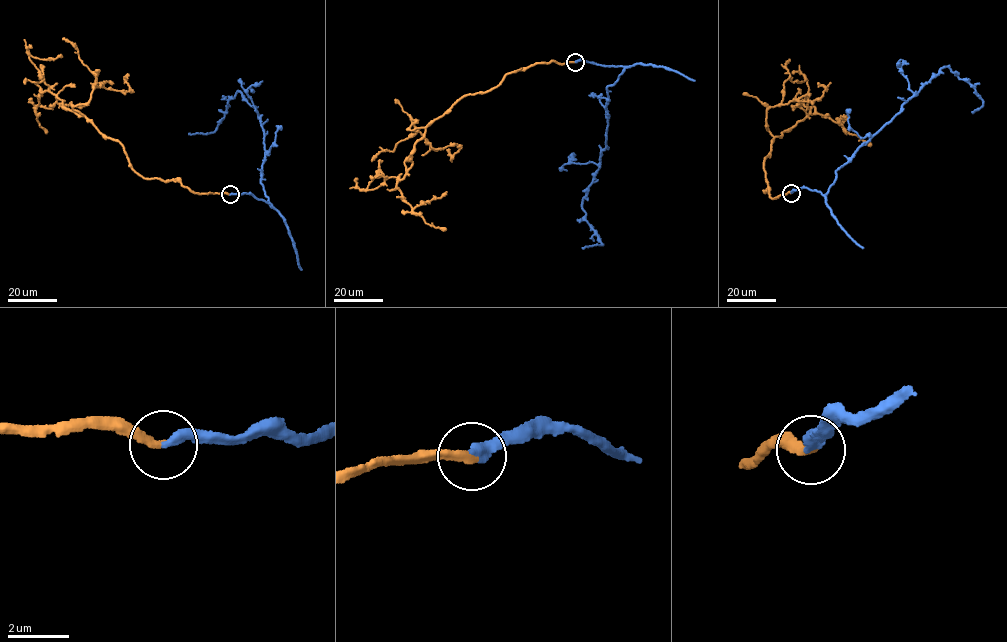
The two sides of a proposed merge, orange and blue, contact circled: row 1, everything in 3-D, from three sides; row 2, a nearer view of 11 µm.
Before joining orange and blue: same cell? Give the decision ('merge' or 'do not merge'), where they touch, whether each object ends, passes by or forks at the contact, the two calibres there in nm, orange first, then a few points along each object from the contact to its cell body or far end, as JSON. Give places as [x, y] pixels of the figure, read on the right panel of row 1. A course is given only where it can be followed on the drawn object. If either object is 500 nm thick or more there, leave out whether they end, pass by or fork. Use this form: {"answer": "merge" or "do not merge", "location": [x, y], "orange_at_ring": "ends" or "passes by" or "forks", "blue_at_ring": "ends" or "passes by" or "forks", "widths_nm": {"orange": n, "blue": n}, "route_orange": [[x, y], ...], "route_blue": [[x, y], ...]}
{"answer": "merge", "location": [791, 193], "orange_at_ring": "ends", "blue_at_ring": "ends", "widths_nm": {"orange": 280, "blue": 380}, "route_orange": [[791, 192], [770, 198], [768, 188], [763, 192], [764, 161], [774, 138], [810, 112], [839, 125], [846, 117]], "route_blue": [[791, 192], [805, 187], [828, 192], [837, 169], [941, 68], [948, 66], [976, 91], [982, 106], [972, 113]]}

